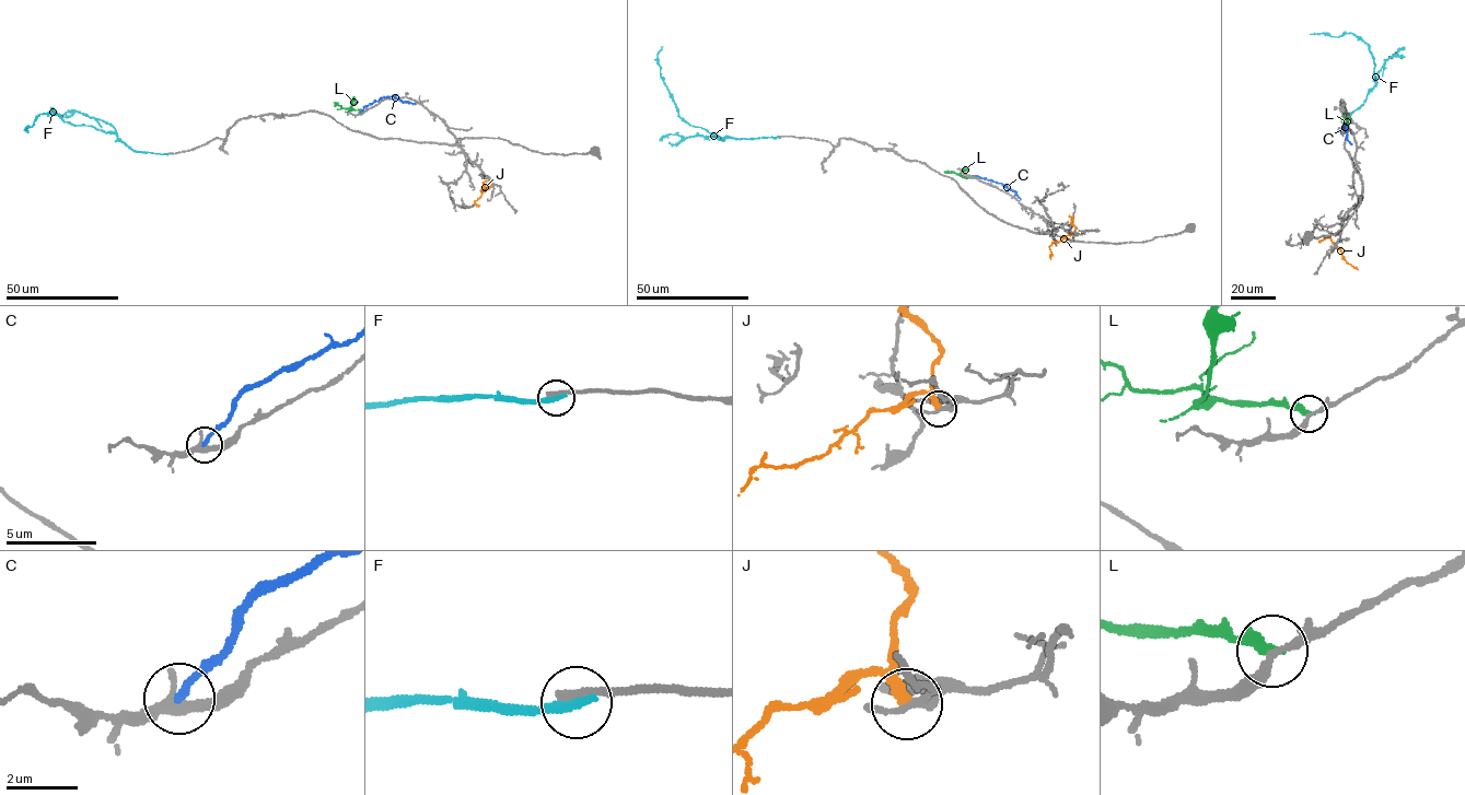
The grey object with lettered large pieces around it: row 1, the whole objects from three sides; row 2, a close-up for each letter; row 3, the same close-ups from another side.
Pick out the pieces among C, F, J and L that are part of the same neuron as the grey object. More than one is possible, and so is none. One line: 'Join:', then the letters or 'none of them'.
Join: none of them

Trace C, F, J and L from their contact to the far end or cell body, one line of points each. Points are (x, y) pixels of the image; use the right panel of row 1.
C: (1343, 133), (1346, 126), (1346, 138), (1351, 143)
F: (1349, 114), (1362, 104), (1376, 83), (1369, 47), (1350, 33), (1338, 36), (1324, 33), (1310, 34)
J: (1336, 247), (1345, 260), (1358, 270)
L: (1343, 132), (1348, 119)

